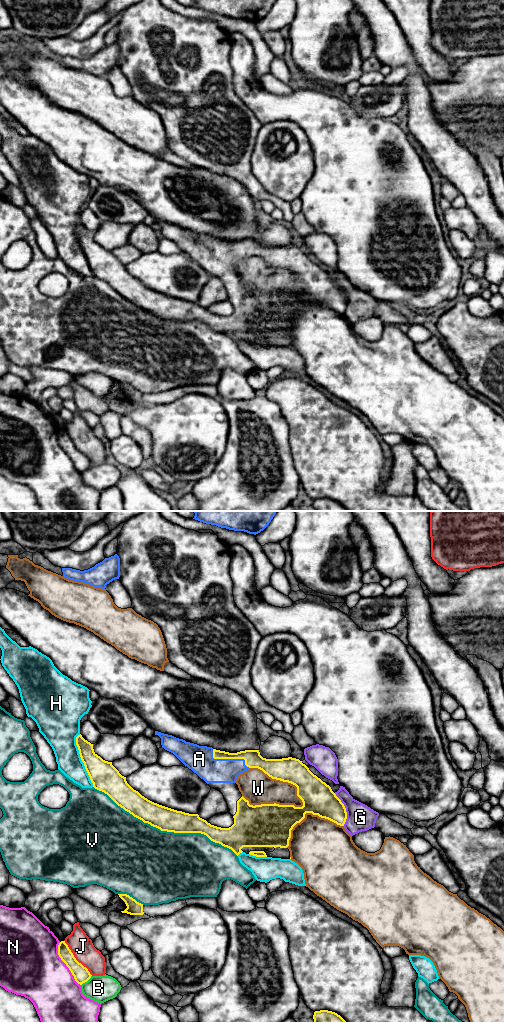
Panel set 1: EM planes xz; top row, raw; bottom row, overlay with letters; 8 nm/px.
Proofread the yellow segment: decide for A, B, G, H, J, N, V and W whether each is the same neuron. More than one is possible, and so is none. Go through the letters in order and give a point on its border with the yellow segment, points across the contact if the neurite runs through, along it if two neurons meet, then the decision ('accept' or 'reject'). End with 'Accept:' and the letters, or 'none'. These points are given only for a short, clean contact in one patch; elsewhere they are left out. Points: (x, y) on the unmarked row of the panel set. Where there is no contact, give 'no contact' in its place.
A: xz (229, 246) | accept
B: xz (86, 469) | reject
G: xz (345, 297) | reject
H: xz (81, 247) | reject
J: xz (75, 446) | reject
N: xz (65, 451) | reject
V: xz (165, 318) | reject
W: xz (282, 268) | reject
Accept: A

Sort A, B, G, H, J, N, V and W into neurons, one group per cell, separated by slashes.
A / B / G / H / J / N / V / W

